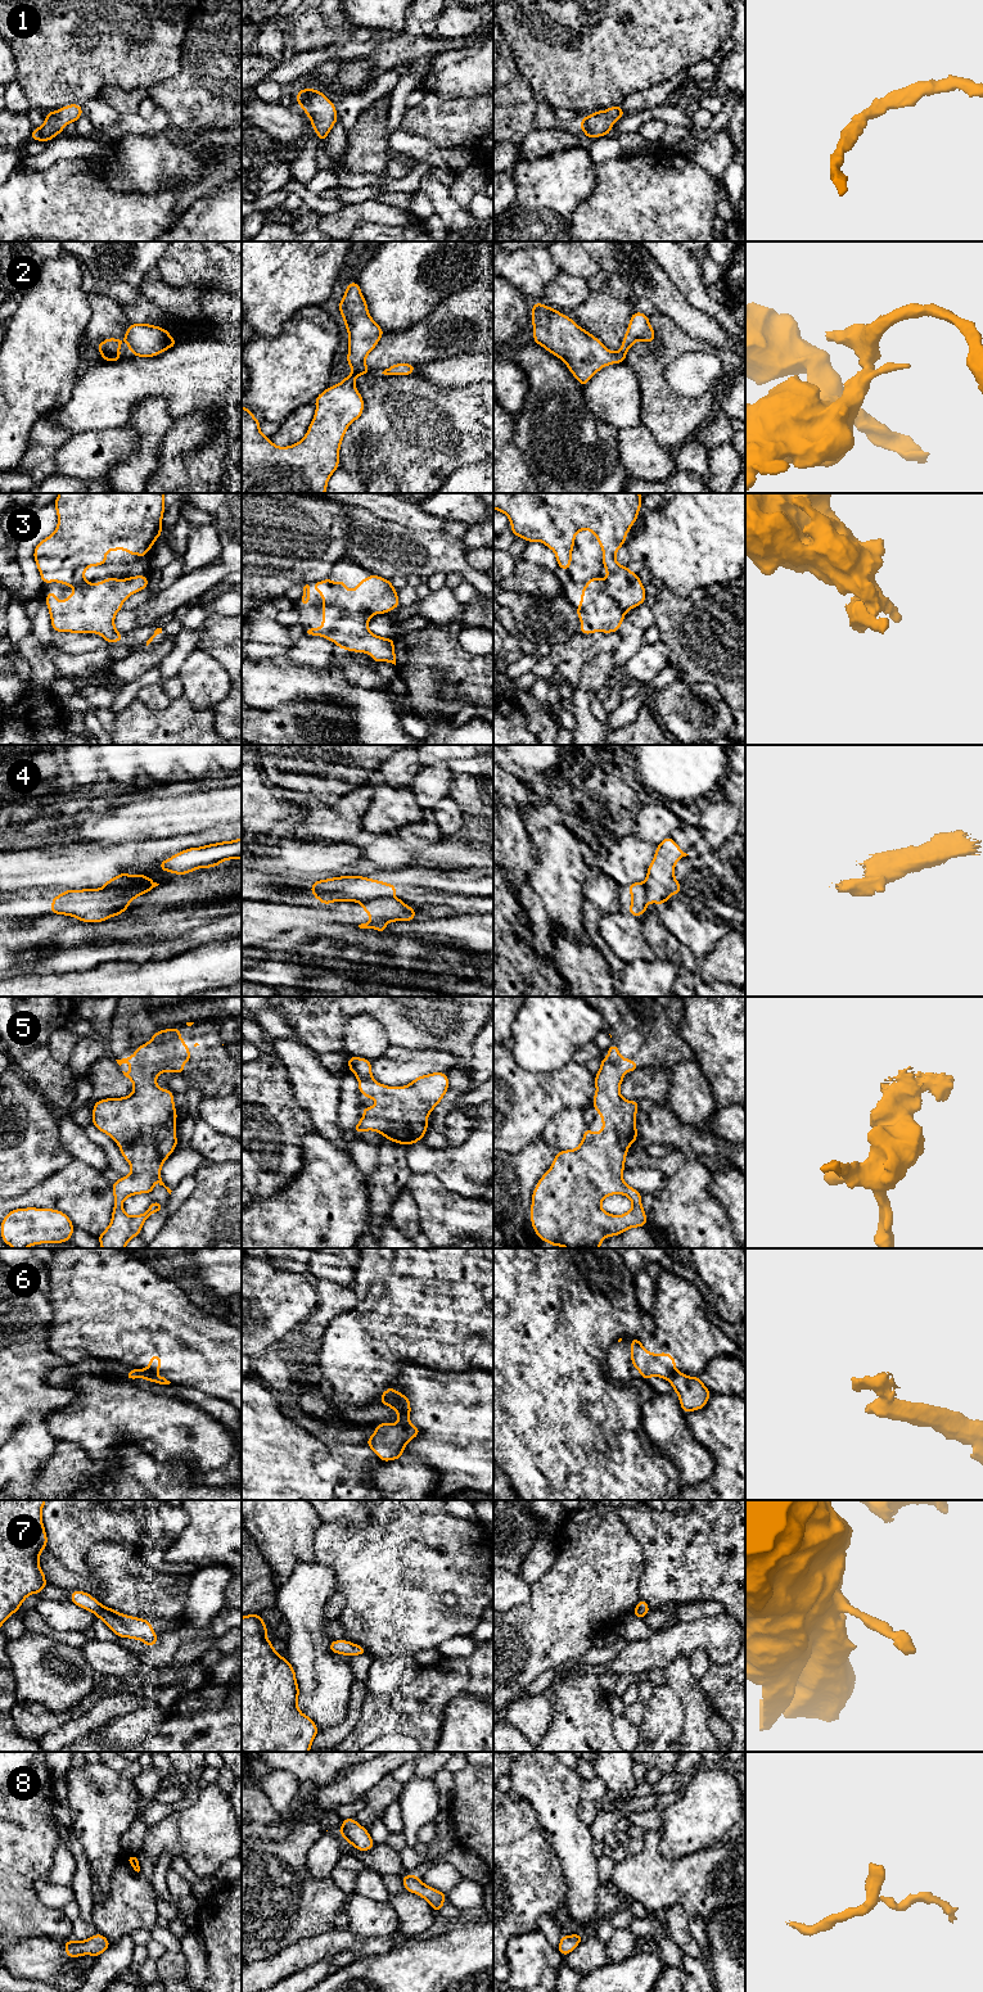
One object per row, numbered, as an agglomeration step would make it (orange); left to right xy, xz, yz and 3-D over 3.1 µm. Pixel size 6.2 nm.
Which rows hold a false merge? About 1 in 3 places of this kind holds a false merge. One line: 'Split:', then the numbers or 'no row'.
Split: 2, 4

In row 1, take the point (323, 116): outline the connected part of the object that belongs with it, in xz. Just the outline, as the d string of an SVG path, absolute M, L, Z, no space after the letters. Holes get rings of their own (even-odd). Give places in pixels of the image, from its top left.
M302 89L297 92L297 103L310 117L320 141L326 141L329 131L338 119L335 105L320 90Z

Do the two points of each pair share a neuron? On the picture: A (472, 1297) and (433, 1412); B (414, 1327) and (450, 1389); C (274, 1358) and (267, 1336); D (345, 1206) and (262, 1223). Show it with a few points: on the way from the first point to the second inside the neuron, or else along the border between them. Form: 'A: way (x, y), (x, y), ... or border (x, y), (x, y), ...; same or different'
A: border (436, 1371), (447, 1373); different
B: border (436, 1371), (447, 1373); different
C: border (280, 1345), (267, 1349), (255, 1359); different
D: way (324, 1211), (312, 1223), (283, 1223); same

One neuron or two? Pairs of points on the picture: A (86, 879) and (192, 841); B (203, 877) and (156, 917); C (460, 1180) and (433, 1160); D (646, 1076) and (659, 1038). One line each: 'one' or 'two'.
A: one
B: one
C: one
D: two

